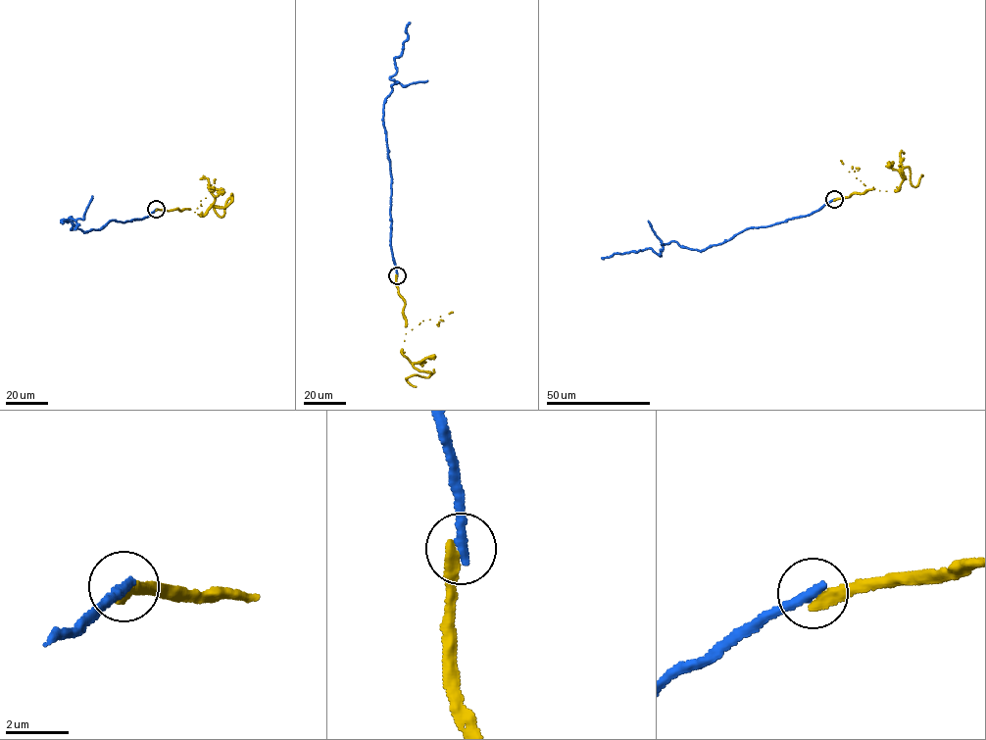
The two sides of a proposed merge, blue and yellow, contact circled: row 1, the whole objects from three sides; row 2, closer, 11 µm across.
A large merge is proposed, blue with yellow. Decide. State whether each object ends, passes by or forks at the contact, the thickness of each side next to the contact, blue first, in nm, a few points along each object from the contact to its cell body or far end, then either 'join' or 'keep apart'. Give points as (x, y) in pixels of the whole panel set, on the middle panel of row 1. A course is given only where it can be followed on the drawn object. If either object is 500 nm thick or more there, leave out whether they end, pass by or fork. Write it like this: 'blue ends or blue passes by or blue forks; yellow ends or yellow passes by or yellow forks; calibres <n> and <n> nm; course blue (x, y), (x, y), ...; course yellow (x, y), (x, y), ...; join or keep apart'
blue ends; yellow ends; calibres 360 and 340 nm; course blue (396, 275), (383, 105), (397, 82), (389, 78), (397, 72), (395, 58), (400, 56), (410, 23); course yellow (396, 275), (405, 302), (401, 353), (416, 369), (431, 372), (406, 378), (416, 387); keep apart

